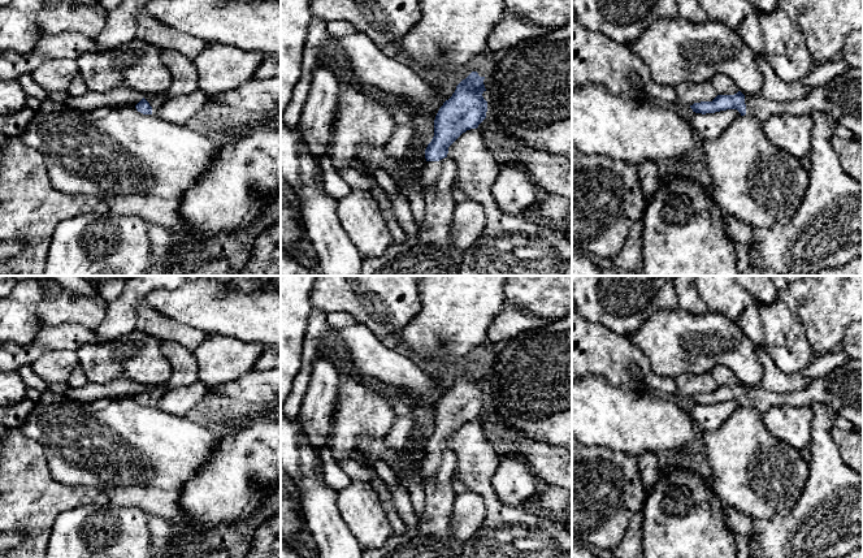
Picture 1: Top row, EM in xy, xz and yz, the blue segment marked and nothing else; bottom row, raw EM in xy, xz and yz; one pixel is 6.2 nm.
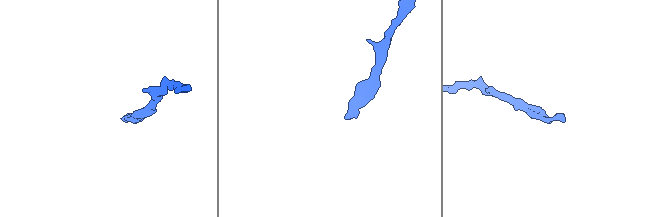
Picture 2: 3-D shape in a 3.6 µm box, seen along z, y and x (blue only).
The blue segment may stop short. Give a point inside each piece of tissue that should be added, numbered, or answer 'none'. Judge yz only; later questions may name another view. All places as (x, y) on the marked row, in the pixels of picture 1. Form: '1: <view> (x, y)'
1: yz (842, 96)

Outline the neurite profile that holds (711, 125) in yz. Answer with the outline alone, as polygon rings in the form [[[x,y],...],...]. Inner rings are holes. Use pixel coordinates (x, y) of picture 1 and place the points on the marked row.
[[[727,109],[715,113],[693,112],[688,124],[703,139],[715,139],[737,118],[741,113],[737,109]]]

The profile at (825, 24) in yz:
[[[779,0],[777,8],[801,27],[815,64],[836,60],[847,35],[863,30],[863,0]]]

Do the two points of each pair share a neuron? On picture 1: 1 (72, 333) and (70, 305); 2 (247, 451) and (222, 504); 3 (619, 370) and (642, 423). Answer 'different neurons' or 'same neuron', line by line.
1: different neurons
2: same neuron
3: different neurons

